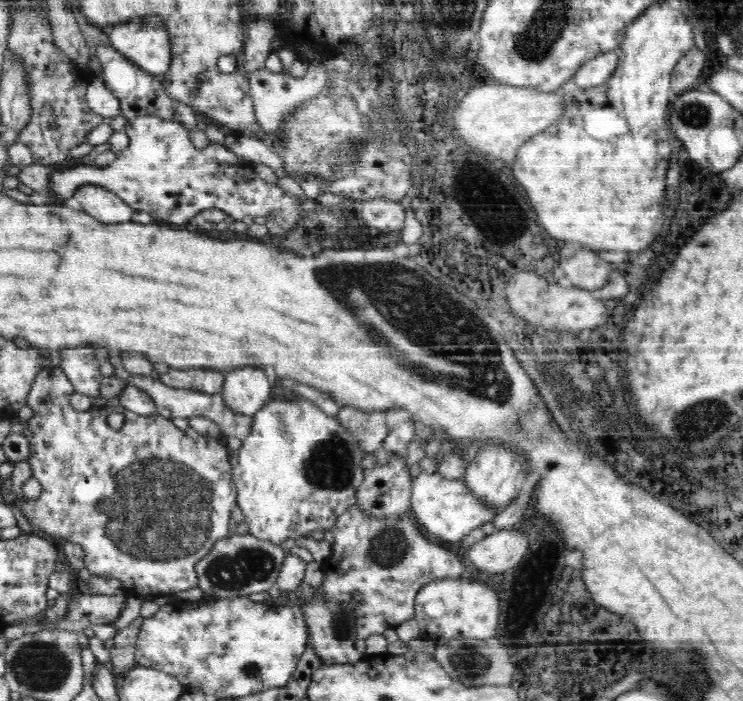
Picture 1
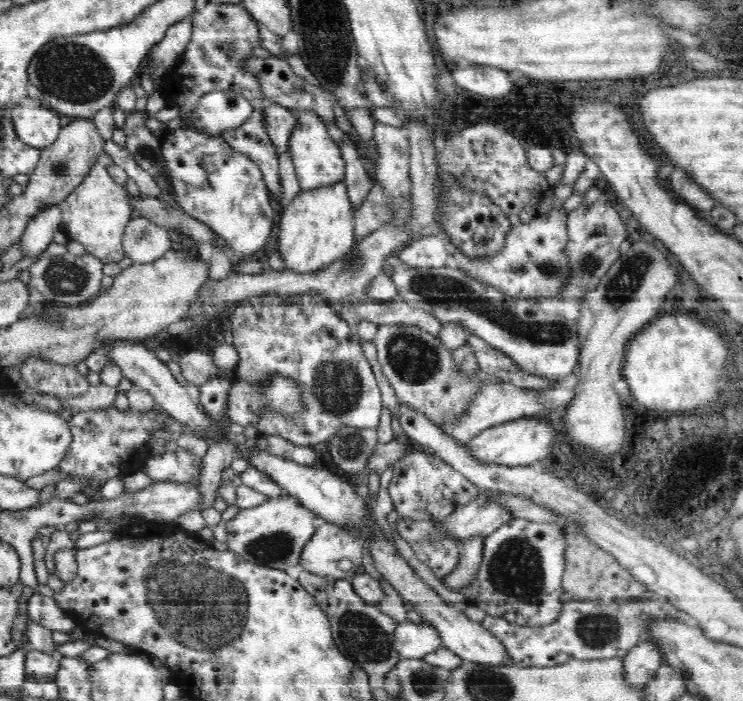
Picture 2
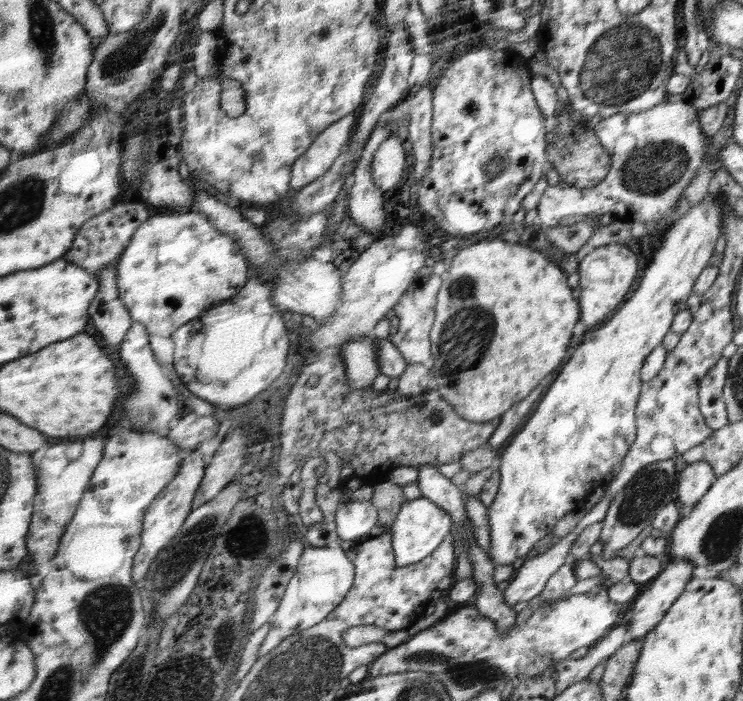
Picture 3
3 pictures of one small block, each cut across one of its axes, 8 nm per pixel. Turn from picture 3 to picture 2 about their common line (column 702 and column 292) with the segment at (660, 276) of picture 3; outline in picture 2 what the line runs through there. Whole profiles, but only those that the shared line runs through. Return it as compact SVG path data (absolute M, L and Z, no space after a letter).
M344 180L320 190L301 190L298 196L284 205L282 222L279 225L278 250L286 260L288 272L318 274L346 256L356 242L353 216L353 205Z

